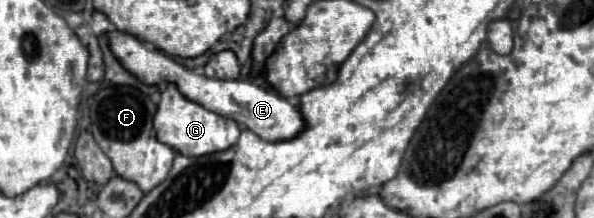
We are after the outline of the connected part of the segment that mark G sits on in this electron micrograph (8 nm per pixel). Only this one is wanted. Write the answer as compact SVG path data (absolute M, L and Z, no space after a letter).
M167 83L165 89L161 91L161 101L159 101L159 107L155 113L153 127L155 127L157 139L161 143L171 145L175 151L179 151L181 155L187 155L187 157L201 157L201 155L215 153L215 151L225 151L237 143L239 133L241 133L239 125L233 119L221 117L221 115L201 107L199 103L189 101L187 97L183 97L179 93L175 83Z

